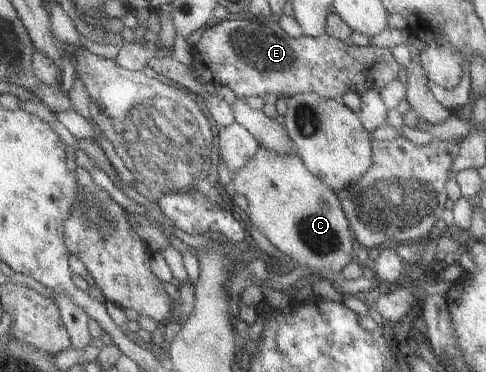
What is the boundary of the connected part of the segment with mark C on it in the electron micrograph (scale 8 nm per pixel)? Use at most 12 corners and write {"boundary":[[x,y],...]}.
{"boundary":[[263,147],[225,186],[297,266],[341,273],[354,238],[295,152]]}

